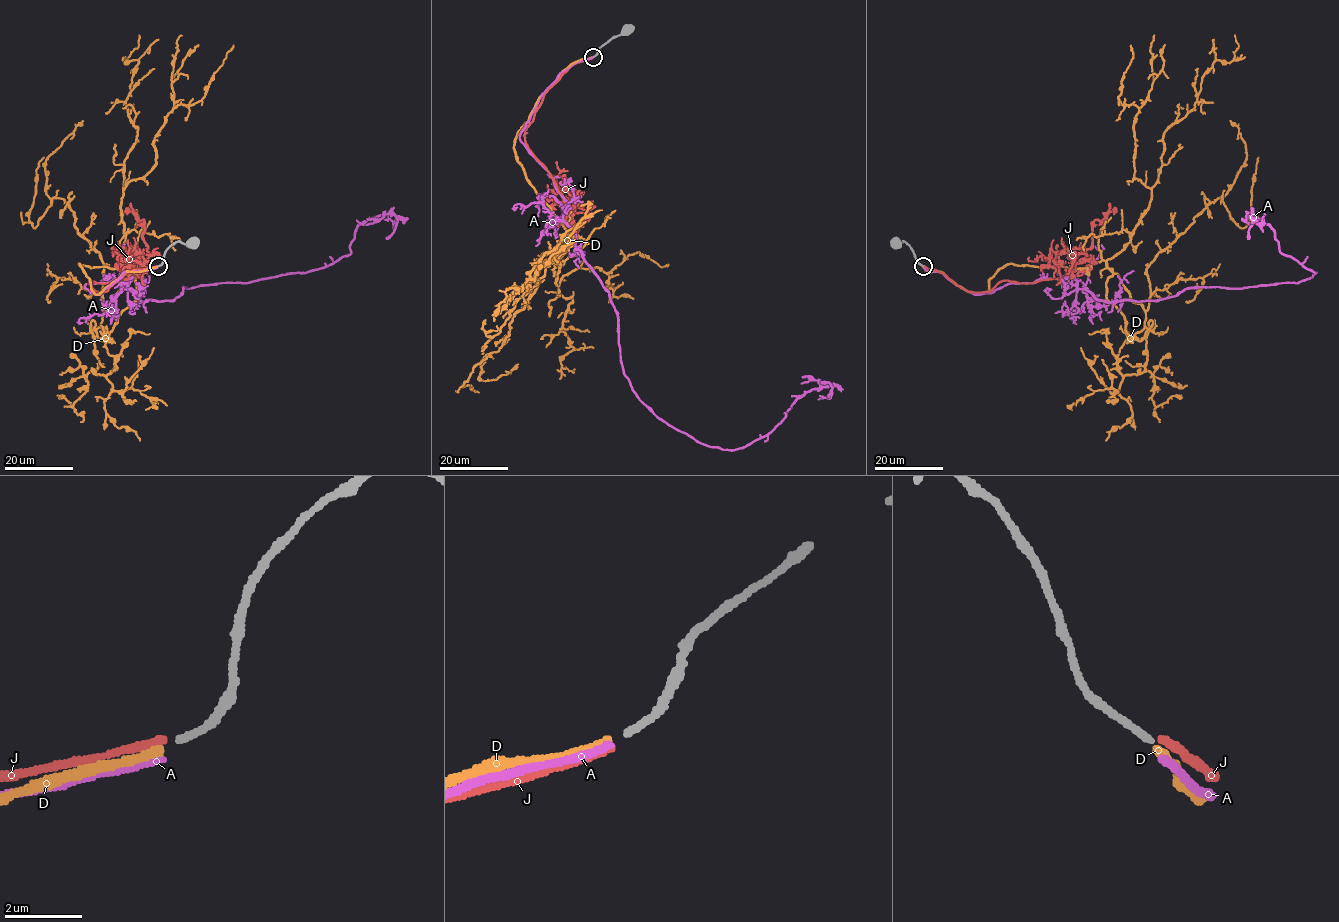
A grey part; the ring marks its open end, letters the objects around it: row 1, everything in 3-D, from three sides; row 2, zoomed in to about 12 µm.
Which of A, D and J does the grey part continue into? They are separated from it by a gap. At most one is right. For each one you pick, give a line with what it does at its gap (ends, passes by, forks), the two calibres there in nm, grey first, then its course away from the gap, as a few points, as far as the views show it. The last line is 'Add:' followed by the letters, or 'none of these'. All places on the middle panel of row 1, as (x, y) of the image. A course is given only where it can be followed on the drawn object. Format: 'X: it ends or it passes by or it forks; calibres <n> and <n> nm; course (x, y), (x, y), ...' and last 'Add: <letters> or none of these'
Add: none of these

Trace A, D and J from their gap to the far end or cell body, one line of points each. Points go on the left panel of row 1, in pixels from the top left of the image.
A: (157, 267), (84, 287), (131, 277), (140, 301), (172, 301), (309, 271), (383, 214)
D: (157, 266), (98, 294), (78, 264), (142, 263), (103, 310), (69, 205), (31, 224), (43, 157)
J: (157, 266), (132, 269), (103, 292), (91, 287), (128, 277), (142, 254), (155, 254), (144, 221), (125, 212)

